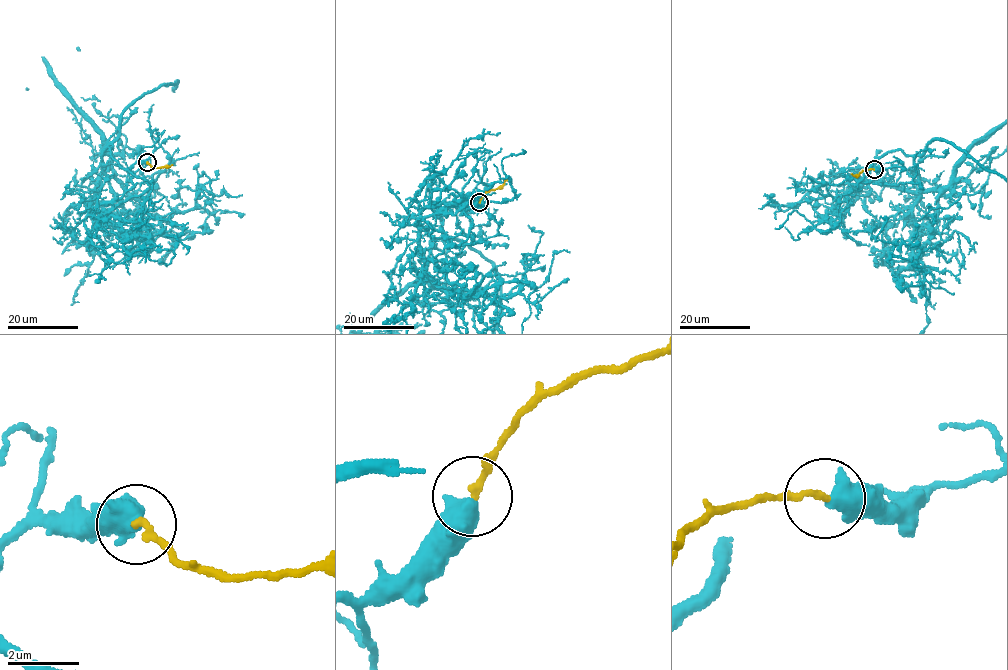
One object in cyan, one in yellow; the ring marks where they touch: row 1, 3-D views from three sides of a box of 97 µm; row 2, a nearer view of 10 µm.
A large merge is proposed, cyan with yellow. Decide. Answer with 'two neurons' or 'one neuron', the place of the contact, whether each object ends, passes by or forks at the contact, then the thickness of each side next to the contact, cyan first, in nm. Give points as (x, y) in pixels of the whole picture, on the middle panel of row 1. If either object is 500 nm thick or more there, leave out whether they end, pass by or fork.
one neuron; at (479, 202); 650 nm thick on the cyan side, 190 nm on the other

